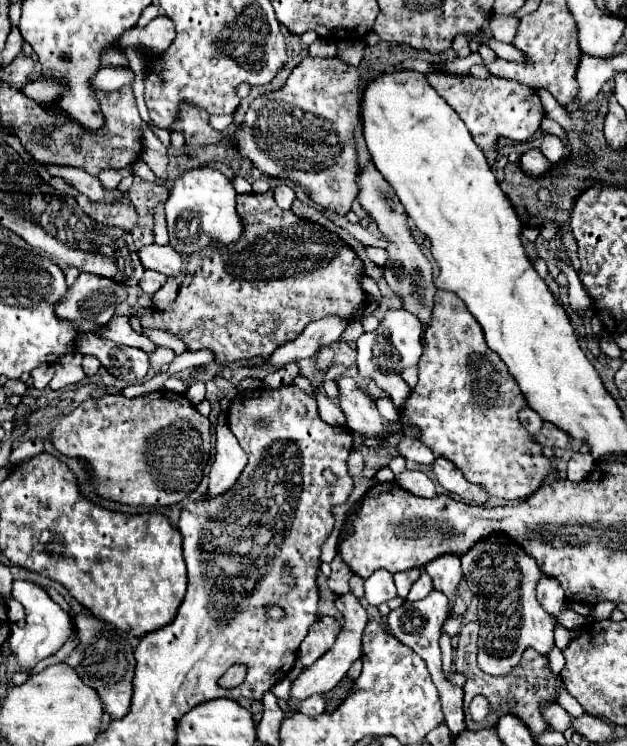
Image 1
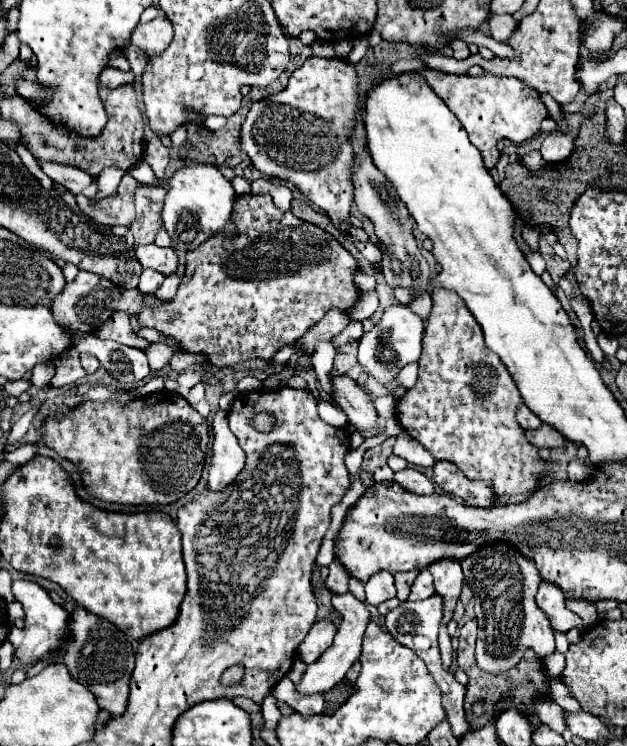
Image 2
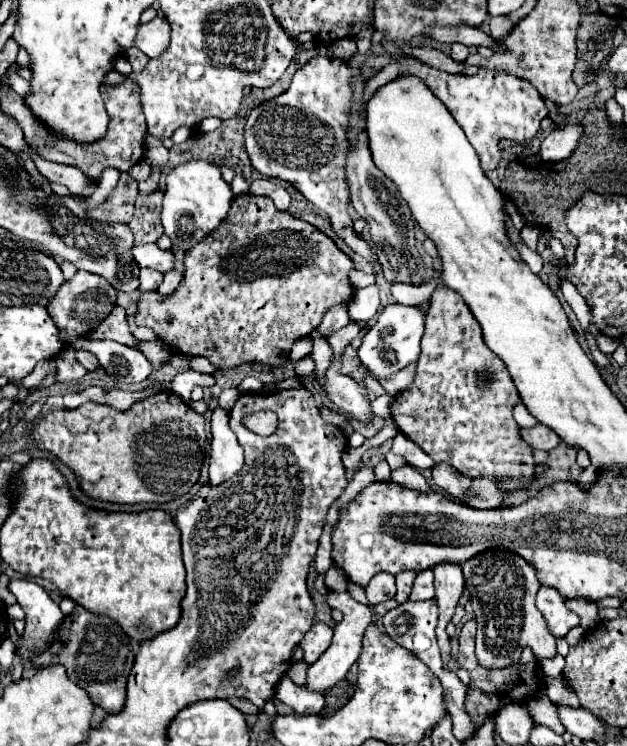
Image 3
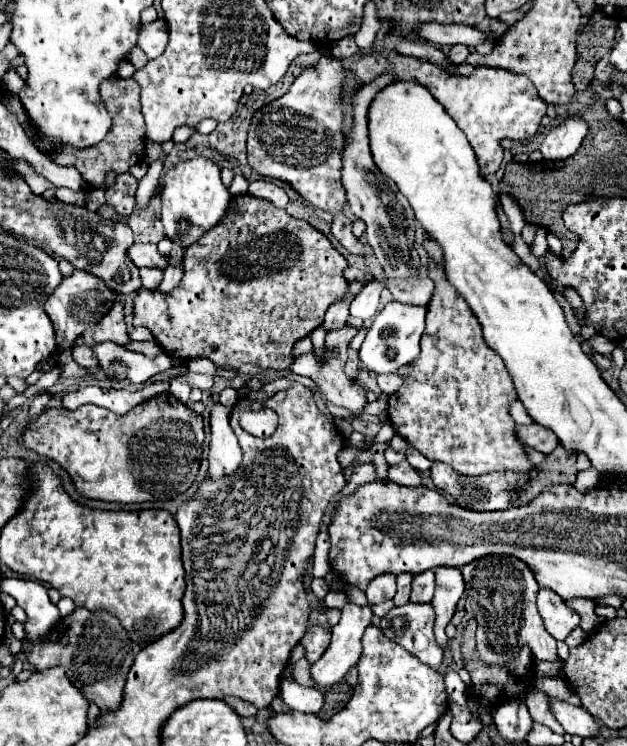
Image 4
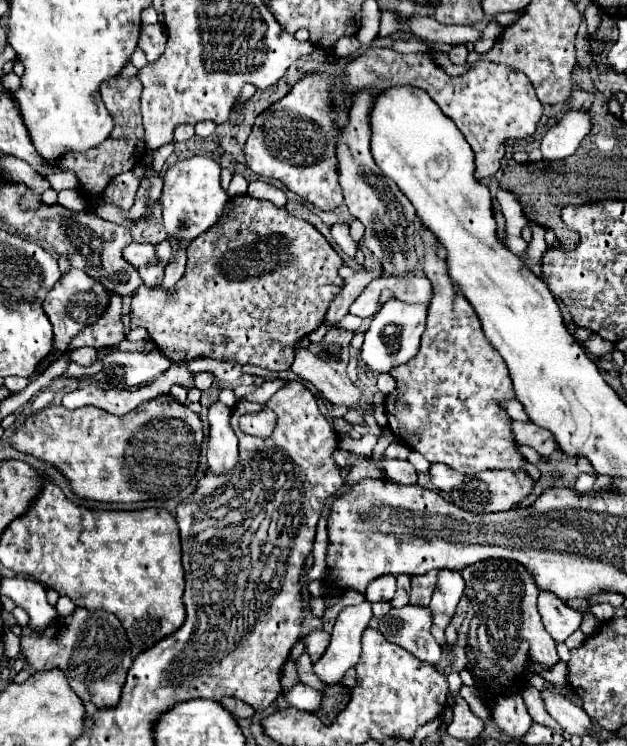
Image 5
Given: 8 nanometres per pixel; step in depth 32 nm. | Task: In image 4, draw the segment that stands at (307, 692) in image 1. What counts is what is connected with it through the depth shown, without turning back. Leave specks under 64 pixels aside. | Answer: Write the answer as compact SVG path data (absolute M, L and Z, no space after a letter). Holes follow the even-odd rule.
M330 590L328 596L324 598L326 606L338 606L342 610L342 616L340 616L340 622L332 628L332 642L328 646L328 650L322 654L322 658L312 664L312 678L316 680L316 684L320 688L326 688L326 686L332 686L336 682L340 682L346 672L358 662L360 658L360 652L362 652L362 634L366 630L366 626L370 624L372 620L372 608L370 604L364 604L364 606L356 606L356 604L350 604L346 602L346 594L344 592L334 592Z

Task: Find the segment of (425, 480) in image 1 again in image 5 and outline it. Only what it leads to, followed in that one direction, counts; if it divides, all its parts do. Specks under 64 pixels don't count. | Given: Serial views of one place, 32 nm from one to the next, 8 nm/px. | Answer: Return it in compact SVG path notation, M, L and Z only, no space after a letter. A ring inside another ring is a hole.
M386 454L380 456L380 462L382 462L382 468L386 470L386 476L392 478L394 482L400 482L400 484L414 484L418 478L416 478L416 470L414 466L408 462L408 460L398 460L398 458L388 458Z

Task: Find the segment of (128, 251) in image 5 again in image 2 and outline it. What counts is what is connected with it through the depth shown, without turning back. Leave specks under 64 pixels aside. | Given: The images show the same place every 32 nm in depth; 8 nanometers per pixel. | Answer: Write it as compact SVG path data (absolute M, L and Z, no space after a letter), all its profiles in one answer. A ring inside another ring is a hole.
M146 244L146 246L136 246L134 254L142 268L152 268L162 274L172 274L178 268L178 256L172 248L160 248L156 244Z

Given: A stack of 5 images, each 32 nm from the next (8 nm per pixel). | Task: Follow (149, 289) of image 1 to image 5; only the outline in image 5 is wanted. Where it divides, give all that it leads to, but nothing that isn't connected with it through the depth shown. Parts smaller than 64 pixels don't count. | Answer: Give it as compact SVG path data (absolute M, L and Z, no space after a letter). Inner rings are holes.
M158 262L158 264L148 264L148 266L140 268L138 272L140 272L140 278L144 280L144 284L150 286L150 288L154 288L154 286L160 286L160 284L162 284L164 268L166 268L166 266L164 266L162 262Z

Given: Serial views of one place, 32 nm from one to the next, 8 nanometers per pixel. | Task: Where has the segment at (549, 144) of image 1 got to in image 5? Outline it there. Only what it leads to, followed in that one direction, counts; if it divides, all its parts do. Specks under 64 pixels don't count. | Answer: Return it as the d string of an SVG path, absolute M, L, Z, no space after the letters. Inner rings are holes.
M576 108L564 114L564 118L548 128L546 136L542 138L540 152L544 160L562 160L576 152L578 144L588 136L592 130L592 118L586 108Z

